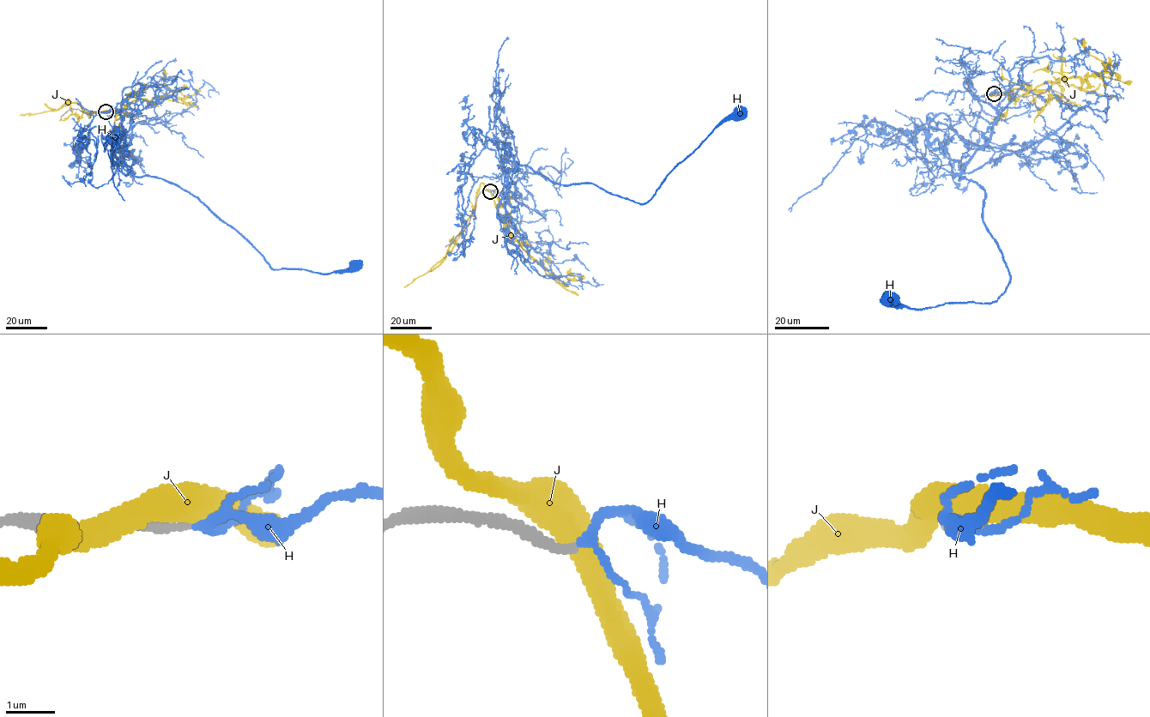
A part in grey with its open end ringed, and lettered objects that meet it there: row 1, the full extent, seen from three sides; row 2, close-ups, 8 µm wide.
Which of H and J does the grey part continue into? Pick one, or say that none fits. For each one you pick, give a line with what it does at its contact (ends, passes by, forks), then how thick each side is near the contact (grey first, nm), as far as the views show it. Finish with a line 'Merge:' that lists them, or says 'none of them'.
H: It forks there. Thickness 200 nm (grey) against 130 nm
Merge: H

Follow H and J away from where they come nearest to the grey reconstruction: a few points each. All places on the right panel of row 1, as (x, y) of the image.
H: (994, 93), (1013, 99), (959, 179), (984, 191), (983, 223), (1009, 283), (988, 303), (913, 309), (889, 295)
J: (994, 93), (1013, 89), (1046, 90), (1060, 80), (1096, 75), (1105, 64), (1110, 74), (1103, 75), (1104, 85)

